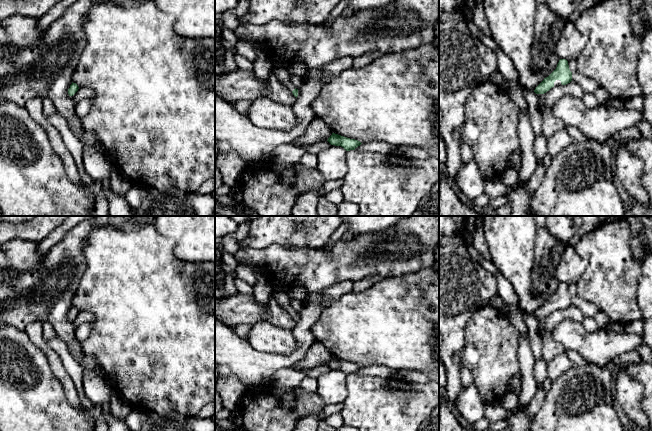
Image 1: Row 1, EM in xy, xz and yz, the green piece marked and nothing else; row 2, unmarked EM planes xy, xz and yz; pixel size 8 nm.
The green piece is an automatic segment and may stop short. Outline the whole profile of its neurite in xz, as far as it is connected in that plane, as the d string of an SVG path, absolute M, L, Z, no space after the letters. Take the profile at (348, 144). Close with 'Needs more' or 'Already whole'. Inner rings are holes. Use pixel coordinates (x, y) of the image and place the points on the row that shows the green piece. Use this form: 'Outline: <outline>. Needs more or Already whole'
Outline: M332 133L332 135L327 140L331 145L335 146L341 146L346 151L355 150L358 146L360 146L362 143L355 139L350 139L335 133Z. Already whole

